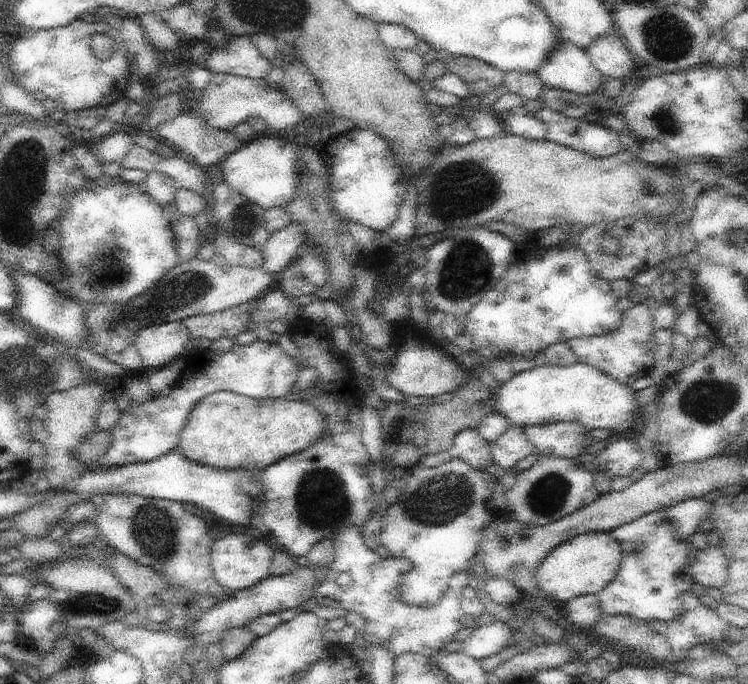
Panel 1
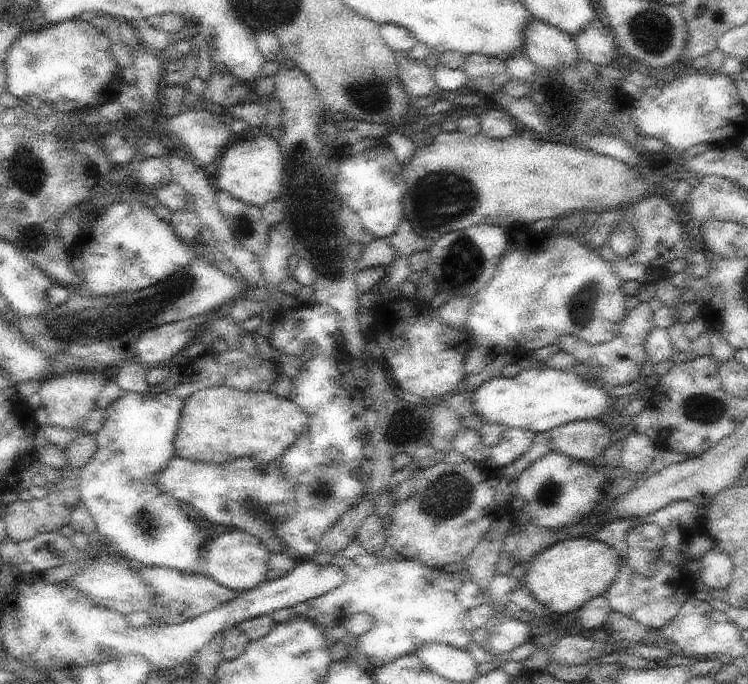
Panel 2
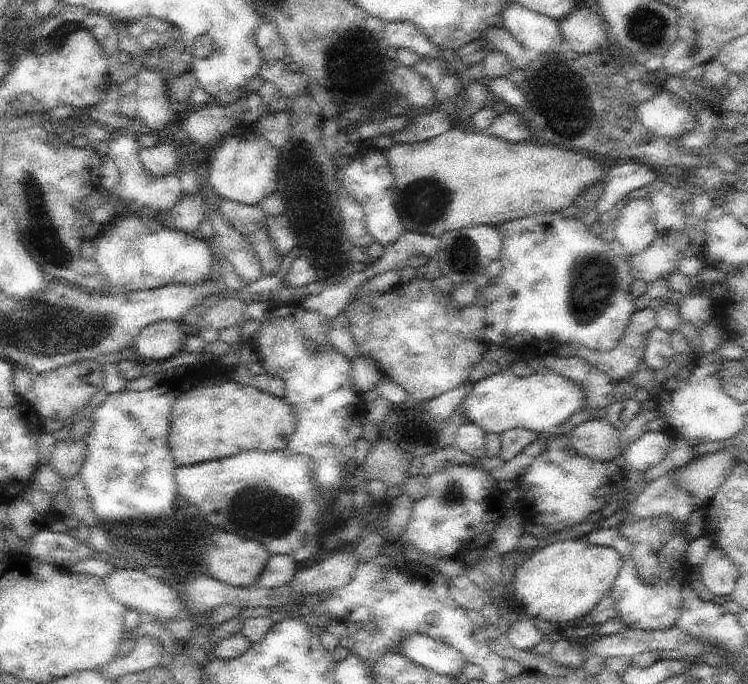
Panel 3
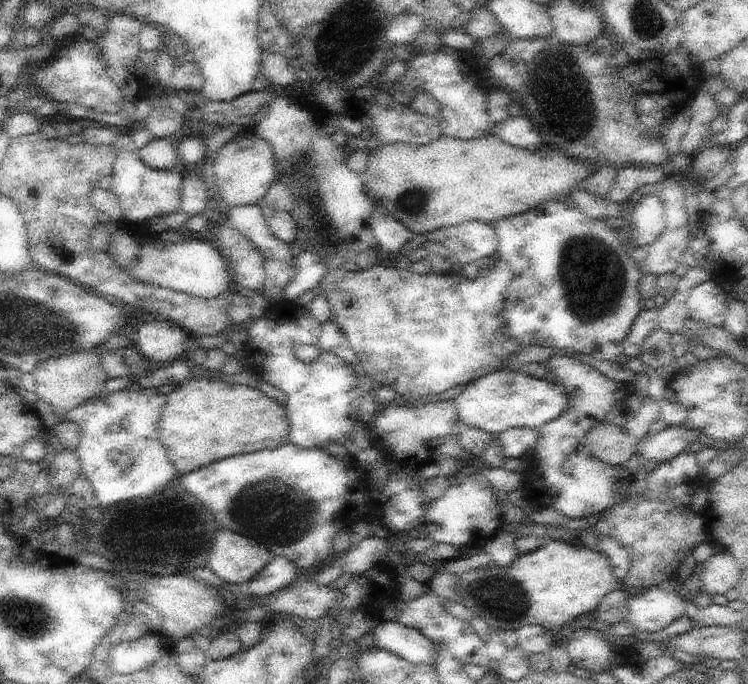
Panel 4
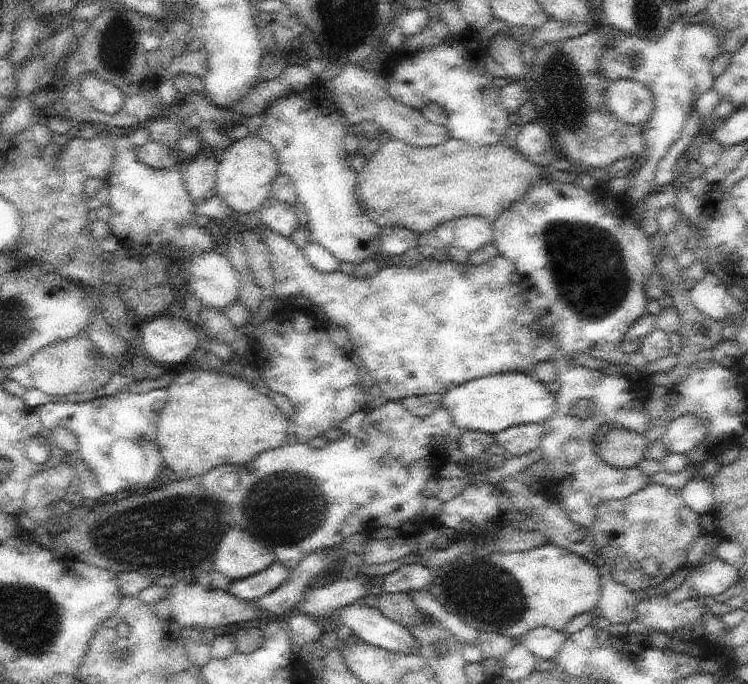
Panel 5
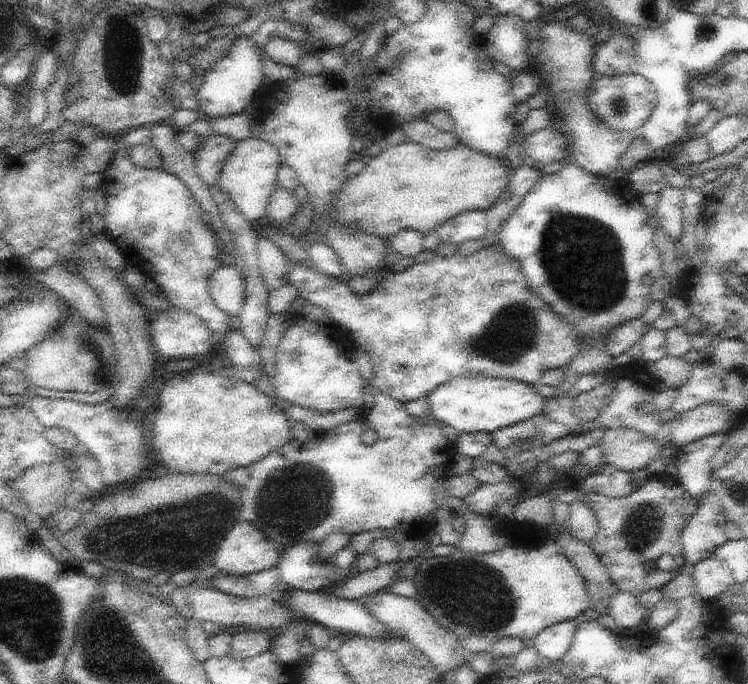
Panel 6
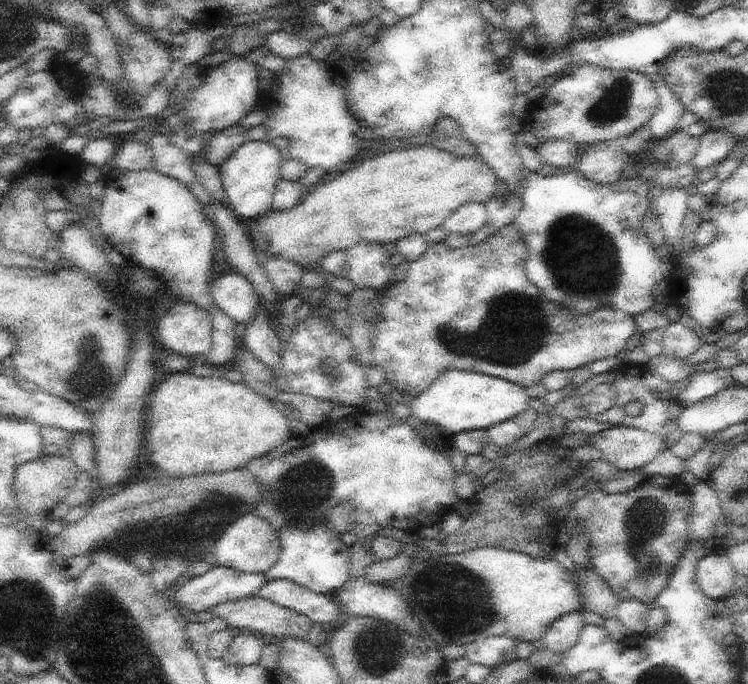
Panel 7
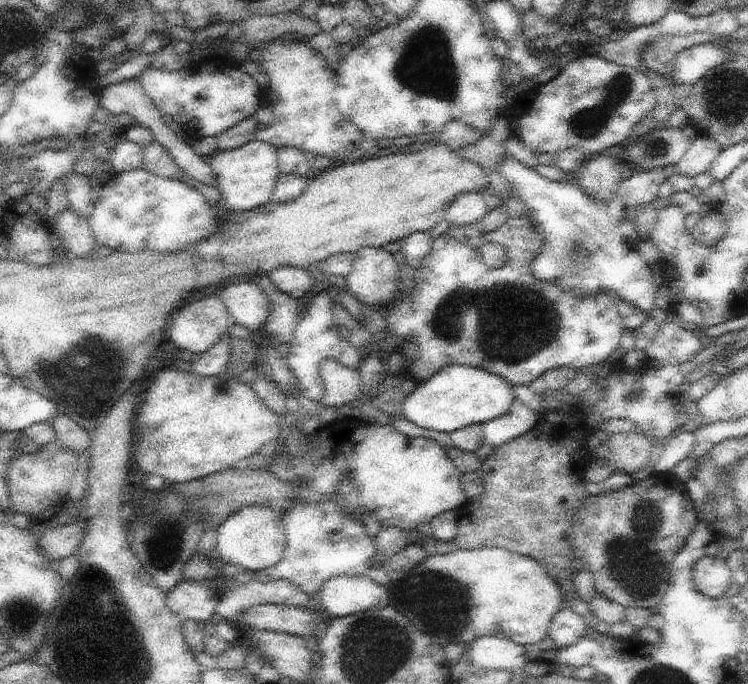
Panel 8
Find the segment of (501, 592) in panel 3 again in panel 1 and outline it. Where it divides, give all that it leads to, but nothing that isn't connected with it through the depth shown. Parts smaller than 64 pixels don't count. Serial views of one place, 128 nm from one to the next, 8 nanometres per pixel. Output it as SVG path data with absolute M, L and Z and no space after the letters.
M586 532L574 536L558 546L538 566L536 579L542 596L556 606L588 594L598 594L618 575L622 561L622 548L608 532Z

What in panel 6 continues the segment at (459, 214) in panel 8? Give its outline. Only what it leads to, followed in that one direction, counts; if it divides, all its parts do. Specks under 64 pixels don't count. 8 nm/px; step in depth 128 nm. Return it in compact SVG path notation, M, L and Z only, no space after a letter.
M470 210L444 222L435 231L440 242L455 246L471 240L483 240L488 233L488 222L484 211Z

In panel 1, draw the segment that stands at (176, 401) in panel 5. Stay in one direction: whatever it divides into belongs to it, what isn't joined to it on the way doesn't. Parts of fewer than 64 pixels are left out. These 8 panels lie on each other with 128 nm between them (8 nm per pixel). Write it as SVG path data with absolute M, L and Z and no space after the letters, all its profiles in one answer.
M220 391L196 404L177 448L188 460L218 470L260 470L304 452L324 432L326 418L312 402L295 396L256 400L233 391Z

